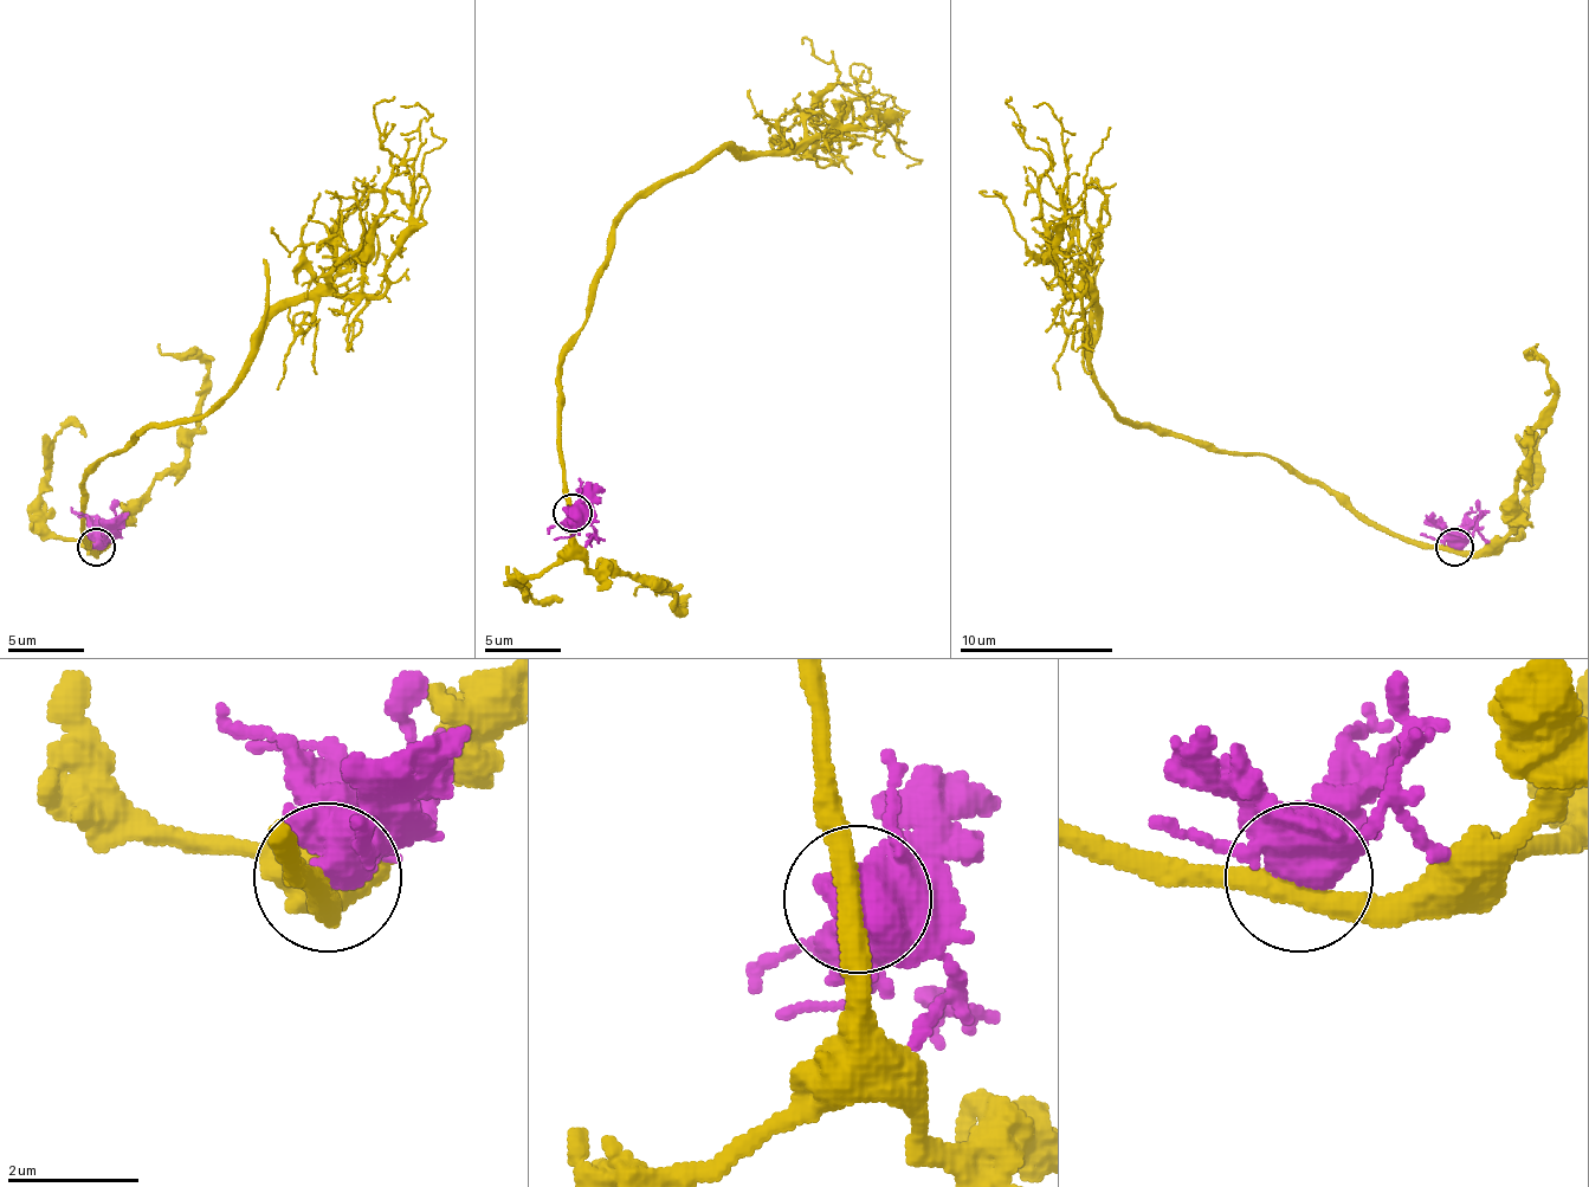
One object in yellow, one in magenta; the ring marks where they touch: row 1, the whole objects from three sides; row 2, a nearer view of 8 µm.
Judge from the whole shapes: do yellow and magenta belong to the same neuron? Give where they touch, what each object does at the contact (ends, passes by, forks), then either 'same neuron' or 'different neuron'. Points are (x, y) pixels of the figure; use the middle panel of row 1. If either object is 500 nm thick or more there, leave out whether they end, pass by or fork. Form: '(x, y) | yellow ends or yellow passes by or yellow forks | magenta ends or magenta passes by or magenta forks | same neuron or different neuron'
(572, 513) | yellow passes by | magenta forks | different neuron

